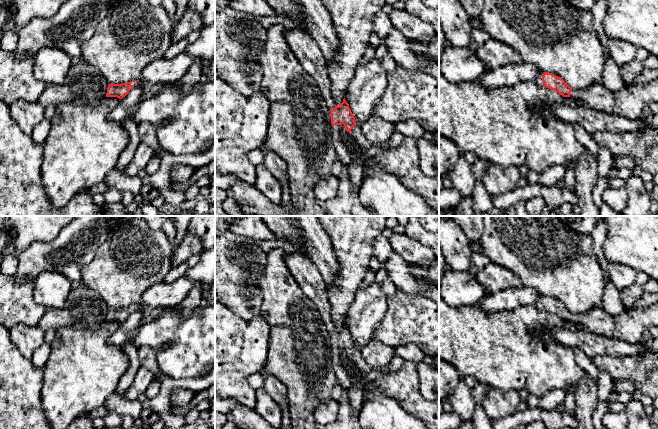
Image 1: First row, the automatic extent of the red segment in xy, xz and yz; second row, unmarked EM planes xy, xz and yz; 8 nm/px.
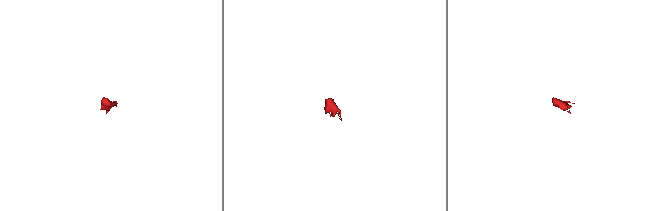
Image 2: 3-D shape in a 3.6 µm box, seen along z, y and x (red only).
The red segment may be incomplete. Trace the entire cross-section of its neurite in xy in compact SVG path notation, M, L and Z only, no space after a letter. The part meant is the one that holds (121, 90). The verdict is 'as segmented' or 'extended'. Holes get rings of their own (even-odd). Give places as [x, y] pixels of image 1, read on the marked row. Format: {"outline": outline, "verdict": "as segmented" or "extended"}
{"outline": "M132 80L127 83L121 84L109 84L107 88L106 97L117 97L122 99L125 97L130 90L139 85L139 80Z", "verdict": "extended"}

